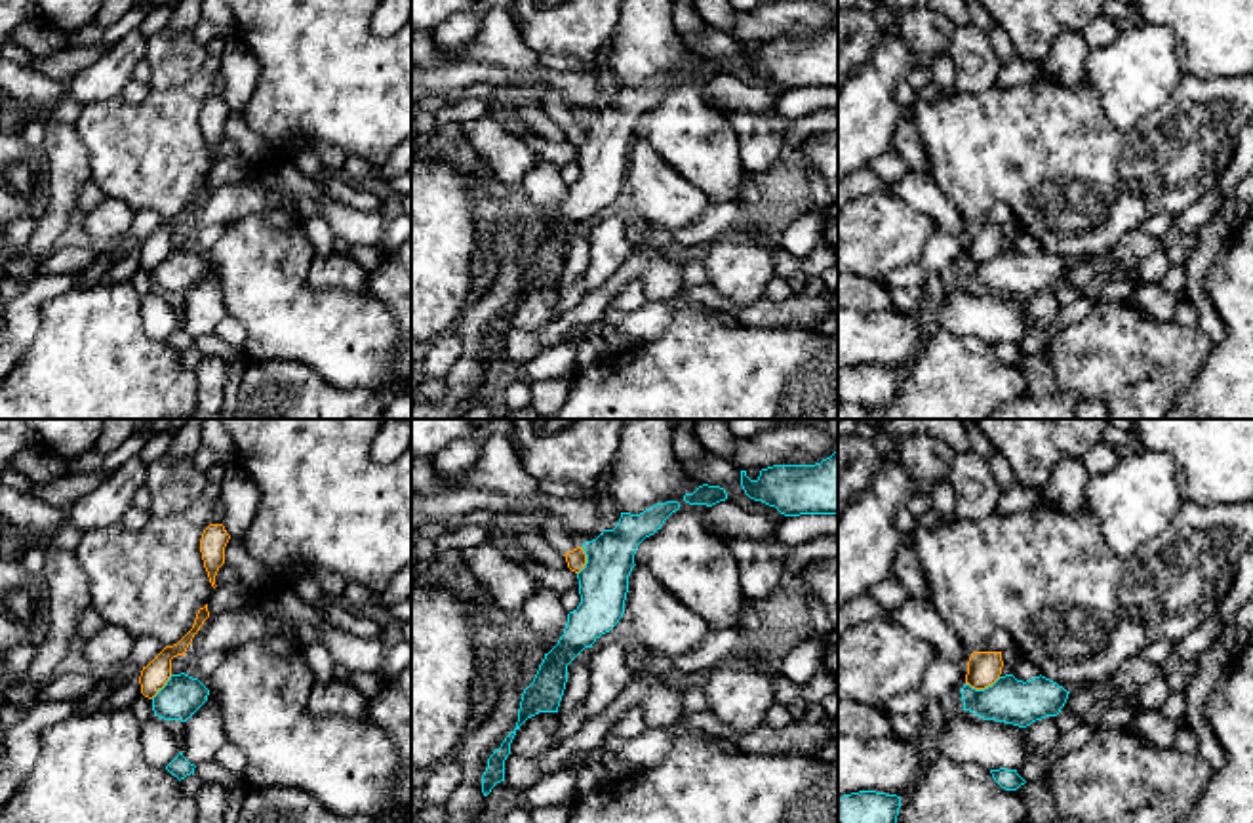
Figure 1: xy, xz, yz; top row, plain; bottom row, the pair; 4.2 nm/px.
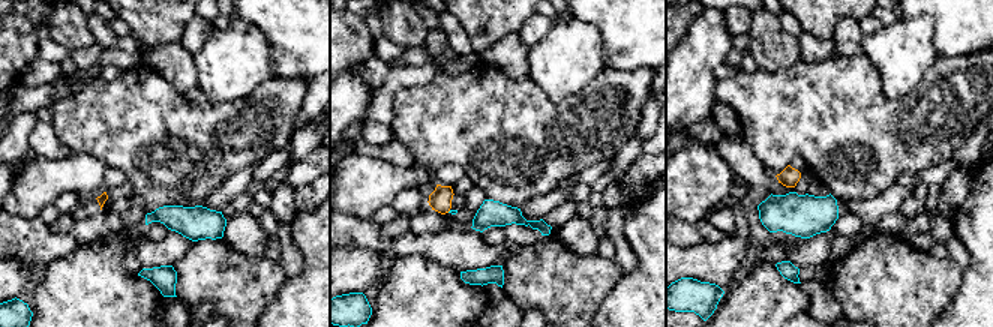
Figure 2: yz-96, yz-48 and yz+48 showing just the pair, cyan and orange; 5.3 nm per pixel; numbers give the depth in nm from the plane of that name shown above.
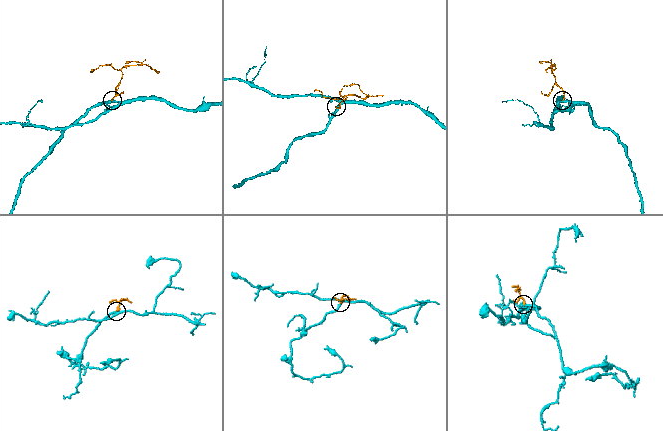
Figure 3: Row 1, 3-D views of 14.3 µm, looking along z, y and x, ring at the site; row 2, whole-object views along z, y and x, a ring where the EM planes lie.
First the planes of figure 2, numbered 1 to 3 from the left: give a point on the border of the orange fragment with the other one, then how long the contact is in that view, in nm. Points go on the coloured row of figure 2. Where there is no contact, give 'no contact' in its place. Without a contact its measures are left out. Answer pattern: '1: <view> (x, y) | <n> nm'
1: no contact
2: no contact
3: no contact

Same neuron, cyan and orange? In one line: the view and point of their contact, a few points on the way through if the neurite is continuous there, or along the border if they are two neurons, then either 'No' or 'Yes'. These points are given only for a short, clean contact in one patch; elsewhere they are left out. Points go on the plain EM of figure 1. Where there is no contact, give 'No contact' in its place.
Touches cyan at yz (985, 261). Boundary: yz (1000, 250), (983, 261), (966, 258). No

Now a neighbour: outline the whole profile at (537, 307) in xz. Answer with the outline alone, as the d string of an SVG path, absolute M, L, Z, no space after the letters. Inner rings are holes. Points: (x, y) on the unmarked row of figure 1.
M539 286L527 291L518 303L510 316L510 326L520 330L537 330L550 322L558 307L558 288Z

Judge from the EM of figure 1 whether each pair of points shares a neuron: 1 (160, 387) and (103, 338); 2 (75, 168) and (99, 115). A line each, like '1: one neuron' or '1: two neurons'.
1: one neuron
2: two neurons

